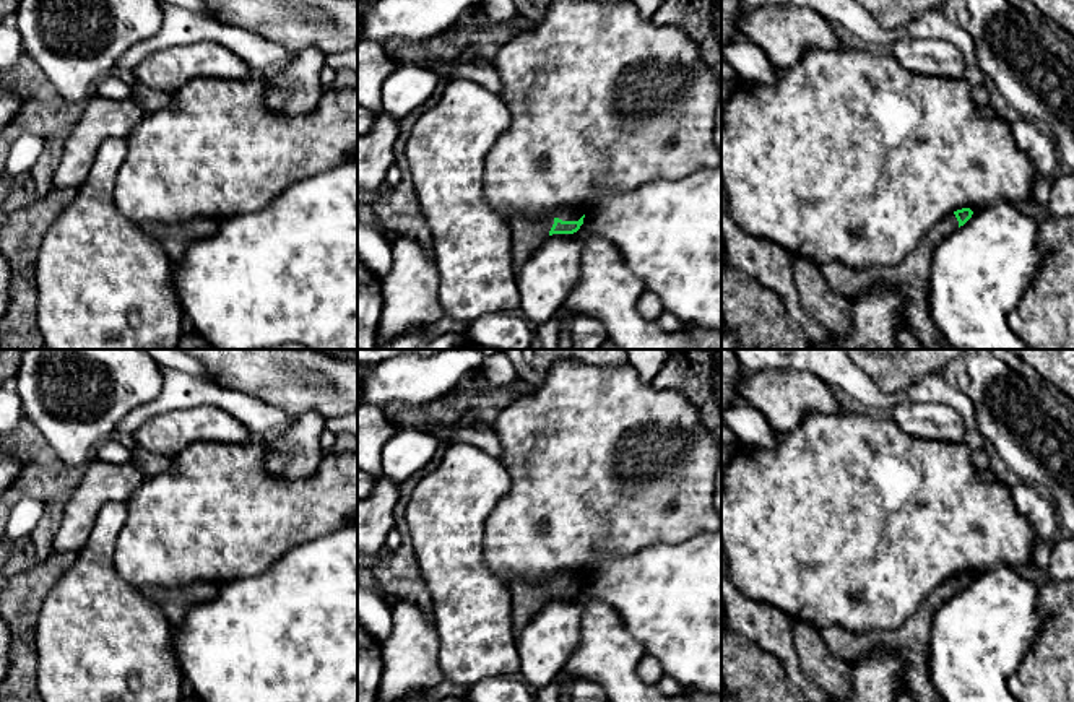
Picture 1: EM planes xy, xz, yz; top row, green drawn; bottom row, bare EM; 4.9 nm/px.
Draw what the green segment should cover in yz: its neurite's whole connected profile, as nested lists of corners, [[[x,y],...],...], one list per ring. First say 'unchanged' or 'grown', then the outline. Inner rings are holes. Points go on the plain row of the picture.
grown | [[[962,572],[933,590],[907,618],[907,621],[894,630],[871,630],[856,634],[842,626],[829,626],[822,630],[822,637],[829,650],[848,663],[850,666],[877,650],[892,650],[902,661],[900,679],[907,692],[915,702],[944,702],[934,691],[929,678],[929,632],[933,614],[951,596],[964,590],[973,575]]]

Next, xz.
grown | [[[561,572],[541,583],[517,580],[512,583],[512,630],[515,639],[528,621],[552,598],[574,598],[585,578],[577,572]]]

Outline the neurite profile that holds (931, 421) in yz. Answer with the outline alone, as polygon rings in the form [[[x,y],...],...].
[[[903,401],[890,414],[899,429],[912,437],[959,444],[967,434],[962,416],[946,405]]]

